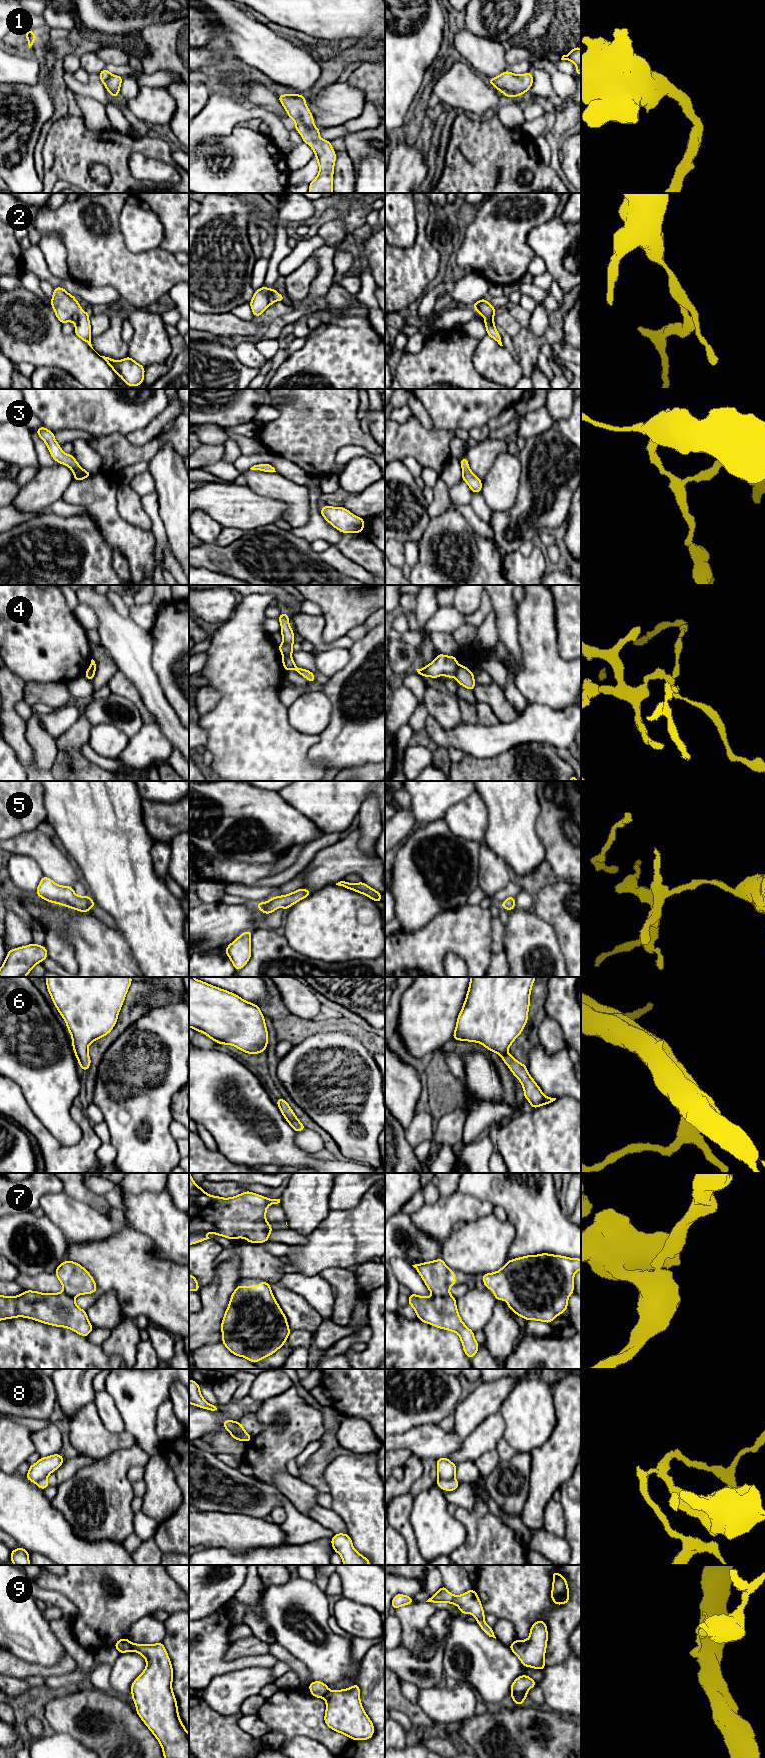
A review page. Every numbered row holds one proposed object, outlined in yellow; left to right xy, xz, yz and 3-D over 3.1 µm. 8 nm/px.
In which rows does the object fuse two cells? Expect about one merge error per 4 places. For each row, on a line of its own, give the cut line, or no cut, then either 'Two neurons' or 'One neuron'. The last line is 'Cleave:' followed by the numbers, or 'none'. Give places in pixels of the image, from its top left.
1: No split. One neuron
2: No split. One neuron
3: No split. One neuron
4: Split along yz (459, 665), (453, 675). Two neurons
5: No split. One neuron
6: No split. One neuron
7: No split. One neuron
8: Split along xz (237, 1422), (238, 1430), (231, 1434). Two neurons
9: Split along xz (329, 1690), (323, 1697). Two neurons
Cleave: 4, 8, 9

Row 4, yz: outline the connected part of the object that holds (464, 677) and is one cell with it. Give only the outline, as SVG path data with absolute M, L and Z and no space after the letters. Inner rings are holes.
M459 665L457 671L454 673L457 683L464 686L468 690L472 690L475 687L474 674L468 667Z

